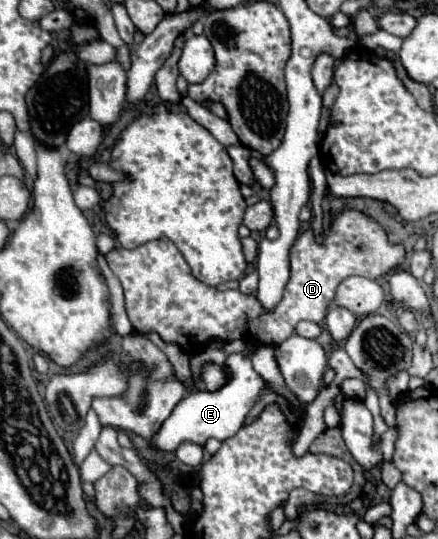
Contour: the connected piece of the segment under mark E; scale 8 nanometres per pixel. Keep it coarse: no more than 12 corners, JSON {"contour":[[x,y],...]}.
{"contour":[[229,355],[231,383],[187,393],[153,437],[183,441],[225,441],[263,391],[251,359]]}

